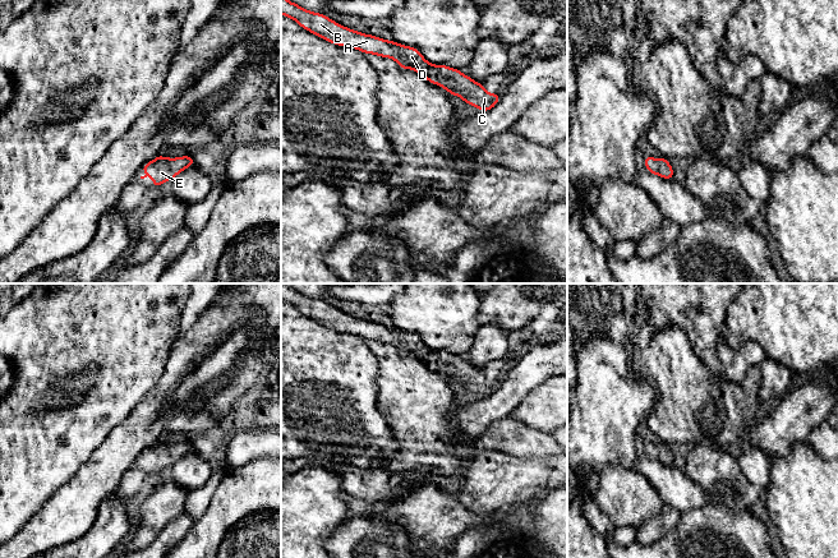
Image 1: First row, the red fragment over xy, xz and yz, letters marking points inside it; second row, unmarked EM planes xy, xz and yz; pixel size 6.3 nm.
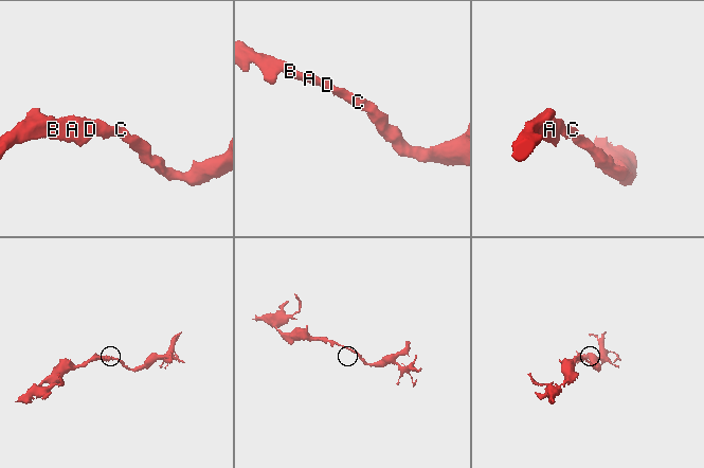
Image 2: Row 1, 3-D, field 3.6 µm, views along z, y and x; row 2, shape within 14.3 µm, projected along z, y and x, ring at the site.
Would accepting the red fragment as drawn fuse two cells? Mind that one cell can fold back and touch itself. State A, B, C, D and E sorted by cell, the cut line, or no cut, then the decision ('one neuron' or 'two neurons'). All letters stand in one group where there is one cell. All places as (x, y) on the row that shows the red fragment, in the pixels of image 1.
A B C D E; no cut; one neuron

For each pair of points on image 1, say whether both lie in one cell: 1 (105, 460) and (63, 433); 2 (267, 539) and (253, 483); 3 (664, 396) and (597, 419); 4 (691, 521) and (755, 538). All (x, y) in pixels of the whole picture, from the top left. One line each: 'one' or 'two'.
1: two
2: two
3: two
4: one

